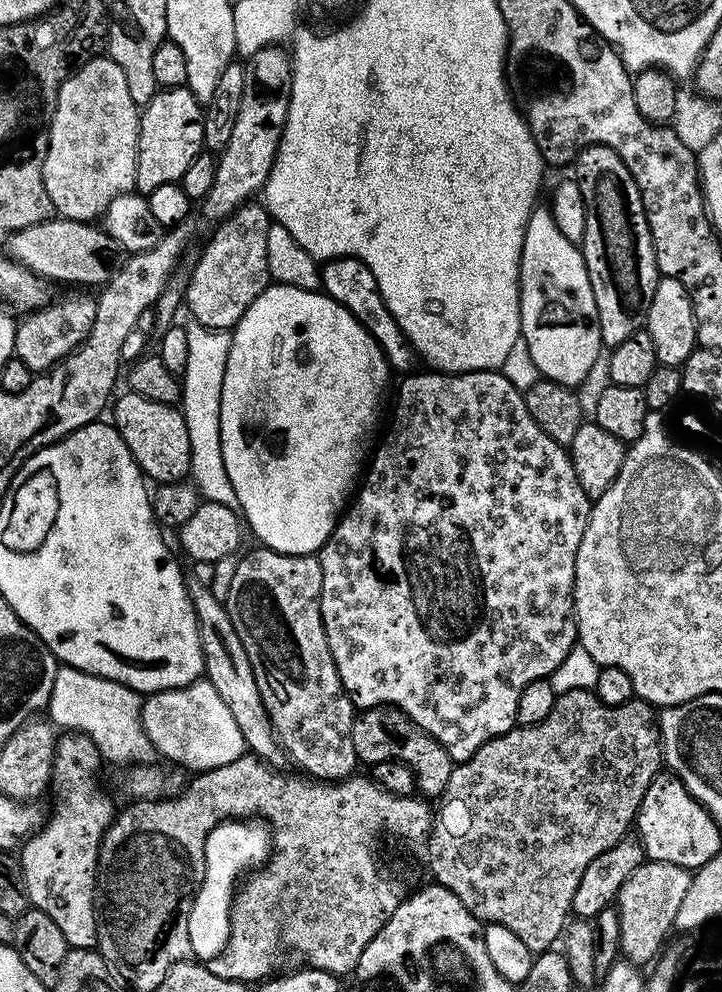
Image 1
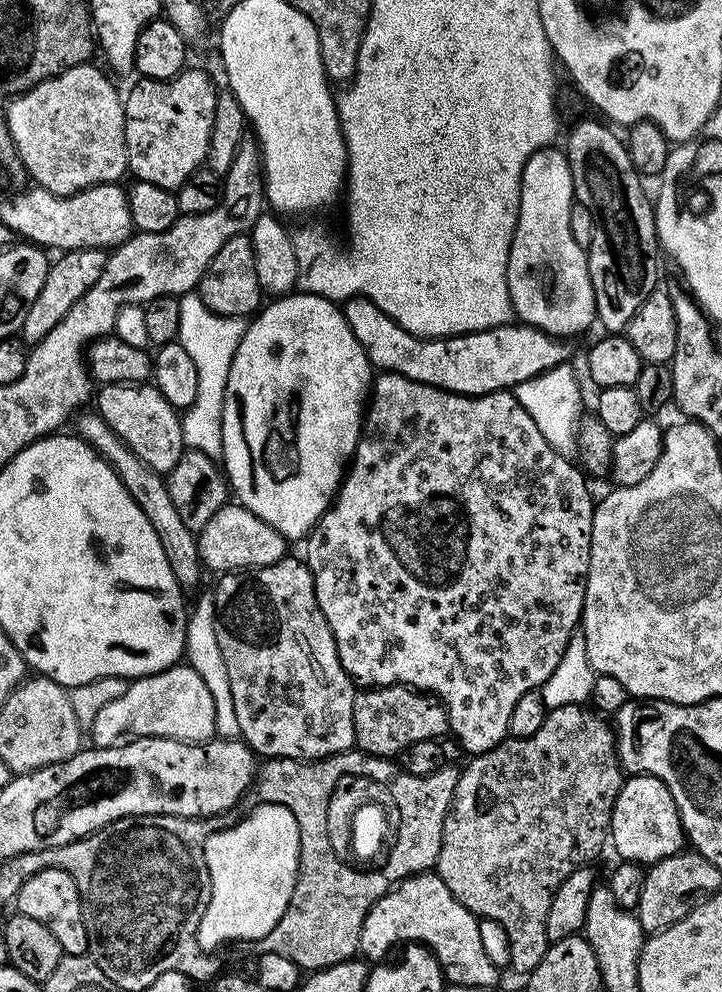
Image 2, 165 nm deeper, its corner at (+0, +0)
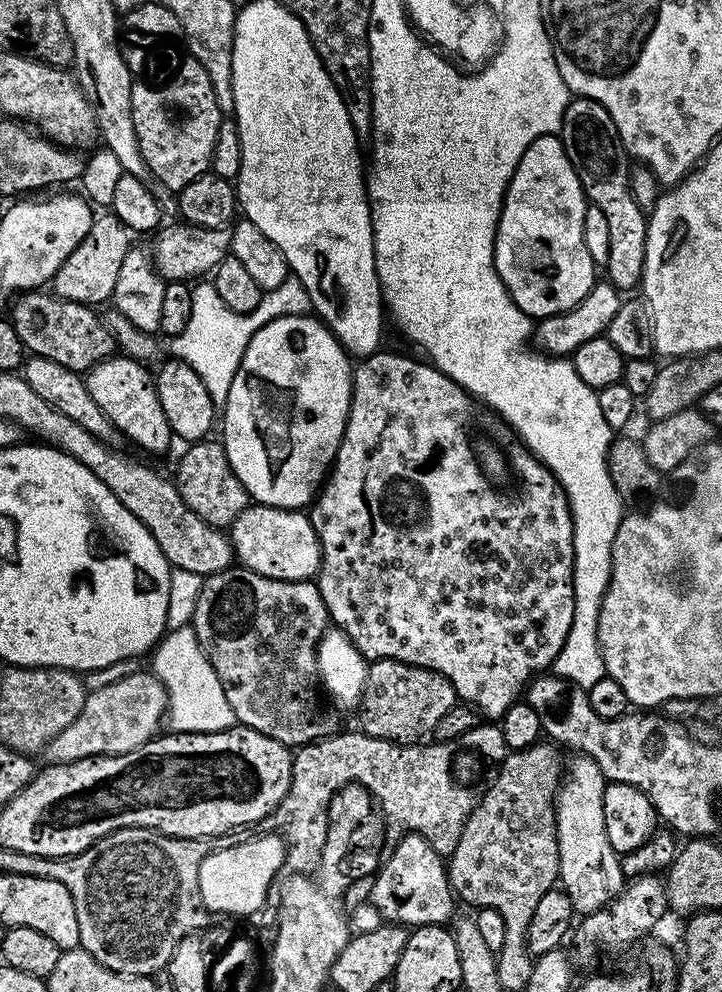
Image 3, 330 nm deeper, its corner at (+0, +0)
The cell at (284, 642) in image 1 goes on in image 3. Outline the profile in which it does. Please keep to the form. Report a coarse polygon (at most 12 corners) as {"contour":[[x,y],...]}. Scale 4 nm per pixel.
{"contour":[[204,577],[191,626],[243,727],[337,731],[312,580]]}

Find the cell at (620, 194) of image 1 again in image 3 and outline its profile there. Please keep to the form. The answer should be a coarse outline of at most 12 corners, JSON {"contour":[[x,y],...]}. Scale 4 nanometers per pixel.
{"contour":[[572,98],[558,135],[610,226],[607,283],[639,285],[648,221],[601,104]]}

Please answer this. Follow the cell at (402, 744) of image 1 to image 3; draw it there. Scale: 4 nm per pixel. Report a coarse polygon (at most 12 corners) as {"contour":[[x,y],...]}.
{"contour":[[368,665],[358,728],[419,744],[457,703],[442,673]]}

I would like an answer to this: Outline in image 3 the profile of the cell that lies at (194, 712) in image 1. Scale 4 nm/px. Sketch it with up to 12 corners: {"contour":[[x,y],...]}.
{"contour":[[131,672],[89,692],[48,743],[53,764],[138,750],[161,731],[164,684]]}

